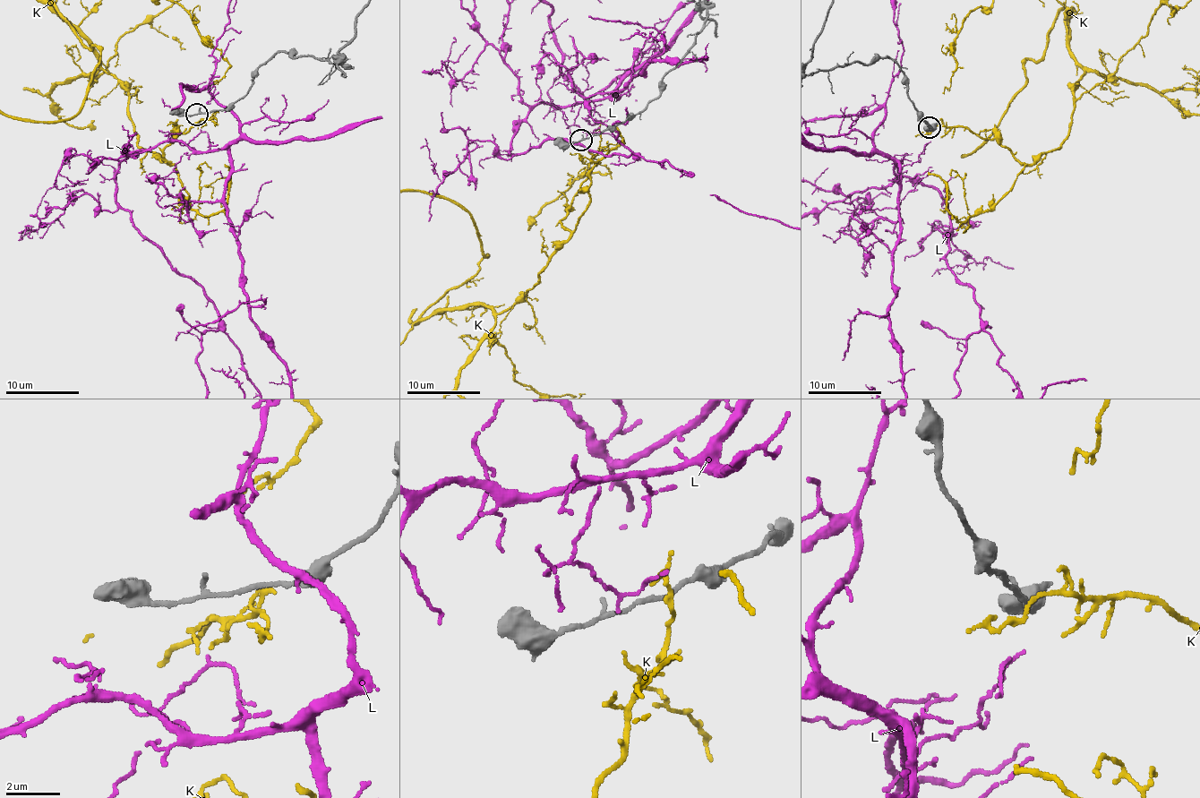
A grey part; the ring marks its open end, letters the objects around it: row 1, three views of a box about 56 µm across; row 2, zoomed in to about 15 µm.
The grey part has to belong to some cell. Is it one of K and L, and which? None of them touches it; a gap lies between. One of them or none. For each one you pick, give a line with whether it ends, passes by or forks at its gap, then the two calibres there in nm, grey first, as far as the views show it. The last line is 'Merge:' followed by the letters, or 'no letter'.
L: it passes by; calibres 140 and 80 nm
Merge: L

